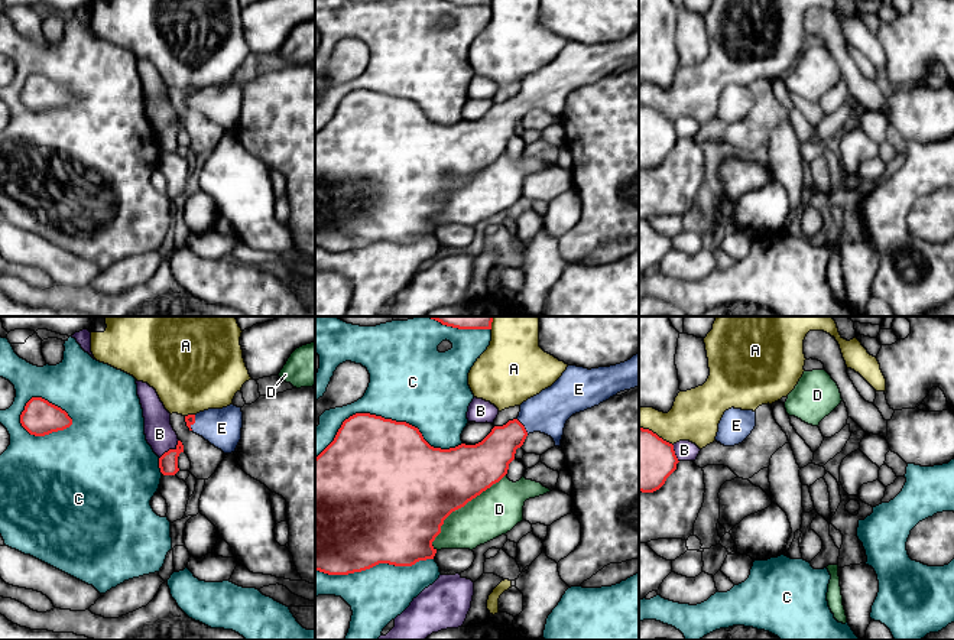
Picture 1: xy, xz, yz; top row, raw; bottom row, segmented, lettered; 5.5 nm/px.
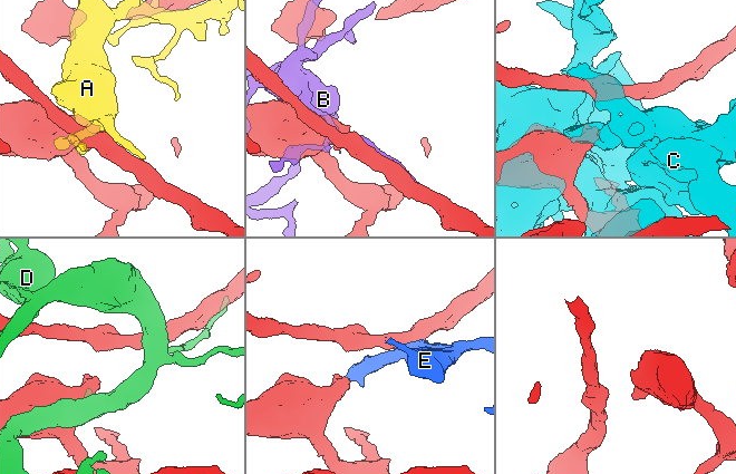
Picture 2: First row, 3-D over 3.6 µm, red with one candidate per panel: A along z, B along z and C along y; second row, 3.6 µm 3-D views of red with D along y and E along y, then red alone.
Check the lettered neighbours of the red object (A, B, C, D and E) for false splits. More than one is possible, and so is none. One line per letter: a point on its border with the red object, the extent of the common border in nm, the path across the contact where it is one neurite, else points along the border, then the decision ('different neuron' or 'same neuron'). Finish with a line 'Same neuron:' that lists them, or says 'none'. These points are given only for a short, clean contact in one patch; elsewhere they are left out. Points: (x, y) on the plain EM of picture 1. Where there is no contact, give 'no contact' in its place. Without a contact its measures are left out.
A: contact yz (655, 110); length 220 nm; different neuron
B: contact xy (171, 126); length 160 nm; different neuron
C: contact xz (385, 96); length 800 nm; different neuron
D: contact xz (460, 184); length 600 nm; different neuron
E: contact xz (523, 103); length 120 nm; same neuron
Same neuron: E

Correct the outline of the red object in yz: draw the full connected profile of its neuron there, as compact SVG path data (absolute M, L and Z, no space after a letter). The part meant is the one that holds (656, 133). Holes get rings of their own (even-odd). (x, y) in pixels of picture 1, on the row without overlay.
M639 104L639 168L659 166L678 139L672 120L649 105Z

